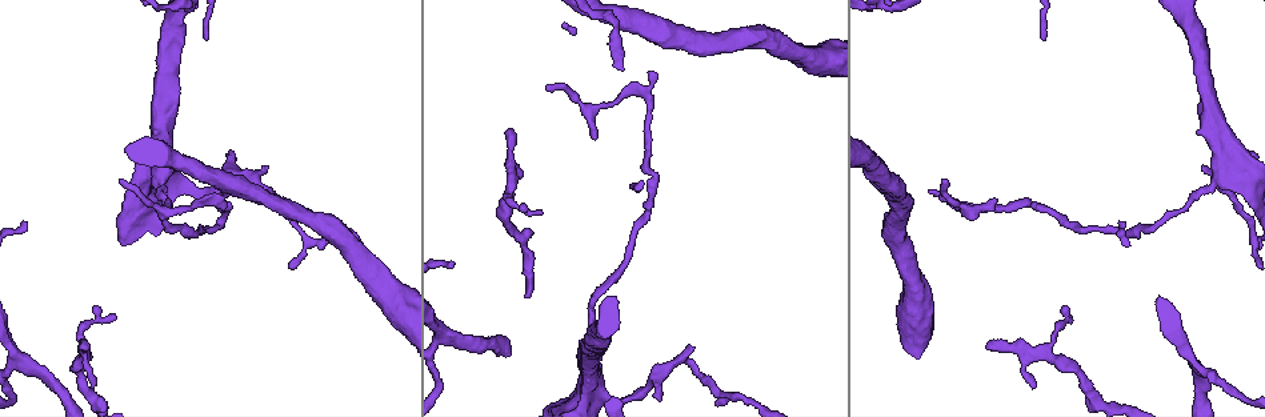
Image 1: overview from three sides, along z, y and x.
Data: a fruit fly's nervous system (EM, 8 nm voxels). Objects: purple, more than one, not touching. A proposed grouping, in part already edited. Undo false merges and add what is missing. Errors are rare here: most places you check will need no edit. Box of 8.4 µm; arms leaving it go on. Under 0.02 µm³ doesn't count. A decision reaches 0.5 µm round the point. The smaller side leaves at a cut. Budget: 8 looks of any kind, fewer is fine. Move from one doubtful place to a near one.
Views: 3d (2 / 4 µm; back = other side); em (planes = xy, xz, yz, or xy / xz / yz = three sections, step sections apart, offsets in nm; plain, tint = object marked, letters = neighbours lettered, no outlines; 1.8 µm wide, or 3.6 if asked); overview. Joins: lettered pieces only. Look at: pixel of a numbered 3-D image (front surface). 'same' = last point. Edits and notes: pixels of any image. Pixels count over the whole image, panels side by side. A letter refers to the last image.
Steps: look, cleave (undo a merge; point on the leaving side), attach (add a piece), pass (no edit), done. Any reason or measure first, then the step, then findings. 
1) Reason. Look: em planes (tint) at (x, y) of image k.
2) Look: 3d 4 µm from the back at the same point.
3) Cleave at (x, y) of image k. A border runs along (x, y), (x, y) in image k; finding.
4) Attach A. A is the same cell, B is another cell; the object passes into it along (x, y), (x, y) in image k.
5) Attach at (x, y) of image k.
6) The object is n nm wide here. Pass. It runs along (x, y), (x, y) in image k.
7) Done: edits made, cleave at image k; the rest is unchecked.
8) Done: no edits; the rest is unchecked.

Free end. Look: 3d 4 µm at (116, 319) of image 1.

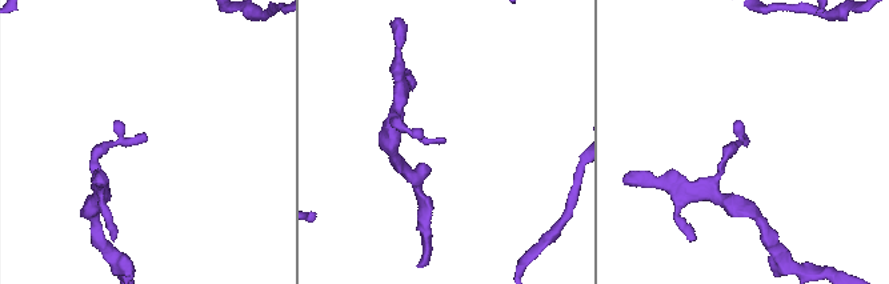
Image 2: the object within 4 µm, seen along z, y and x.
Need the tissue. Look: em planes (tint) at (144, 138) of image 2.

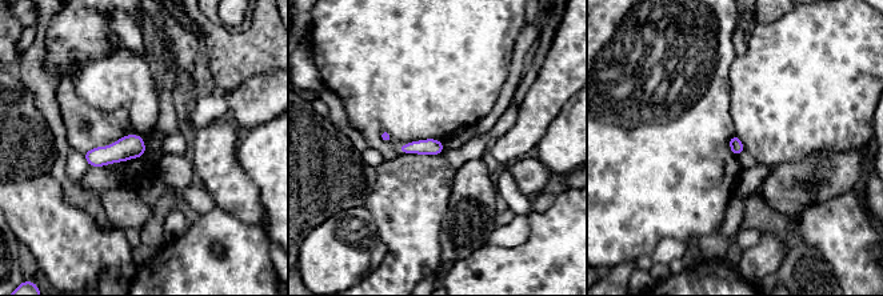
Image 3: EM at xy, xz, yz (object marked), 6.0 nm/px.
What lies round it. Look: em planes (letters) at the same point.

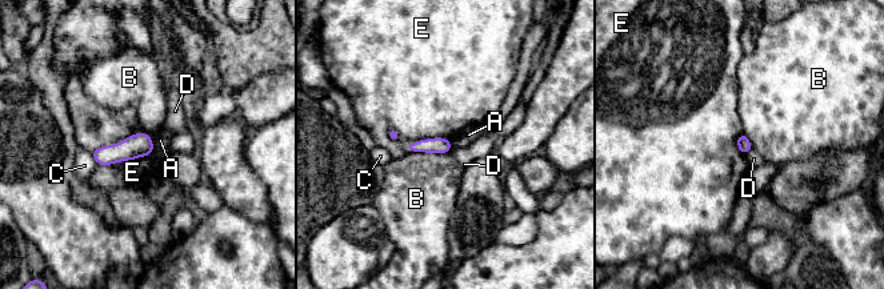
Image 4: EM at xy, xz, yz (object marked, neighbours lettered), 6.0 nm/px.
The object is 80 nm wide here. Pass. A, B, C, D and E are other cells; a border runs along (151, 137), (154, 148) in image 4; none of them fits.

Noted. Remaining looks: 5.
An open end. Look: em planes (letters) at (989, 343) of image 1.

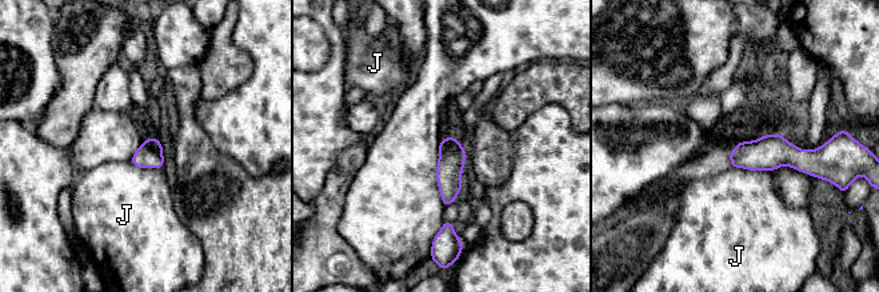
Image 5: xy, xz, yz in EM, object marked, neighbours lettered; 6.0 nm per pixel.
The longest contact is with J, 220 nm. Pass. J is another cell; none of them fits.

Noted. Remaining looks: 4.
Free end. Look: 3d 4 µm at (651, 72) of image 1.

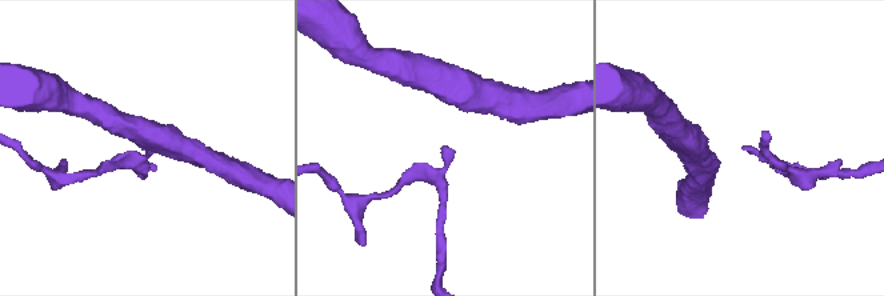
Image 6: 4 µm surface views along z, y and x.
Look: em planes (letters) at (743, 147) of image 6.

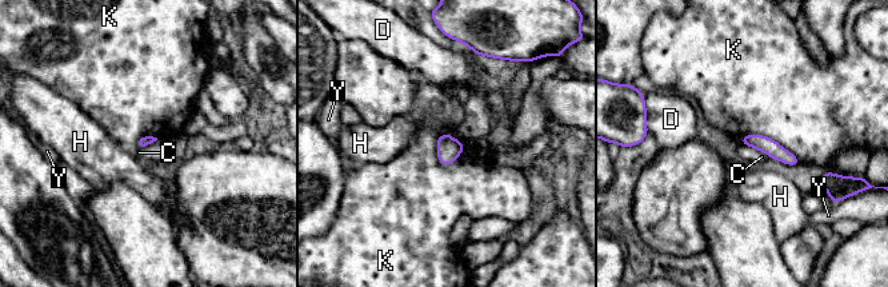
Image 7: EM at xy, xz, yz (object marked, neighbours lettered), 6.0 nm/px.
Pass. C, D, H, K and Y are other cells; it runs along (744, 140), (764, 143), (795, 162) in image 7; none of them fits.

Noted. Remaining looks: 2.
Done: no edits; the rest is unchecked.

